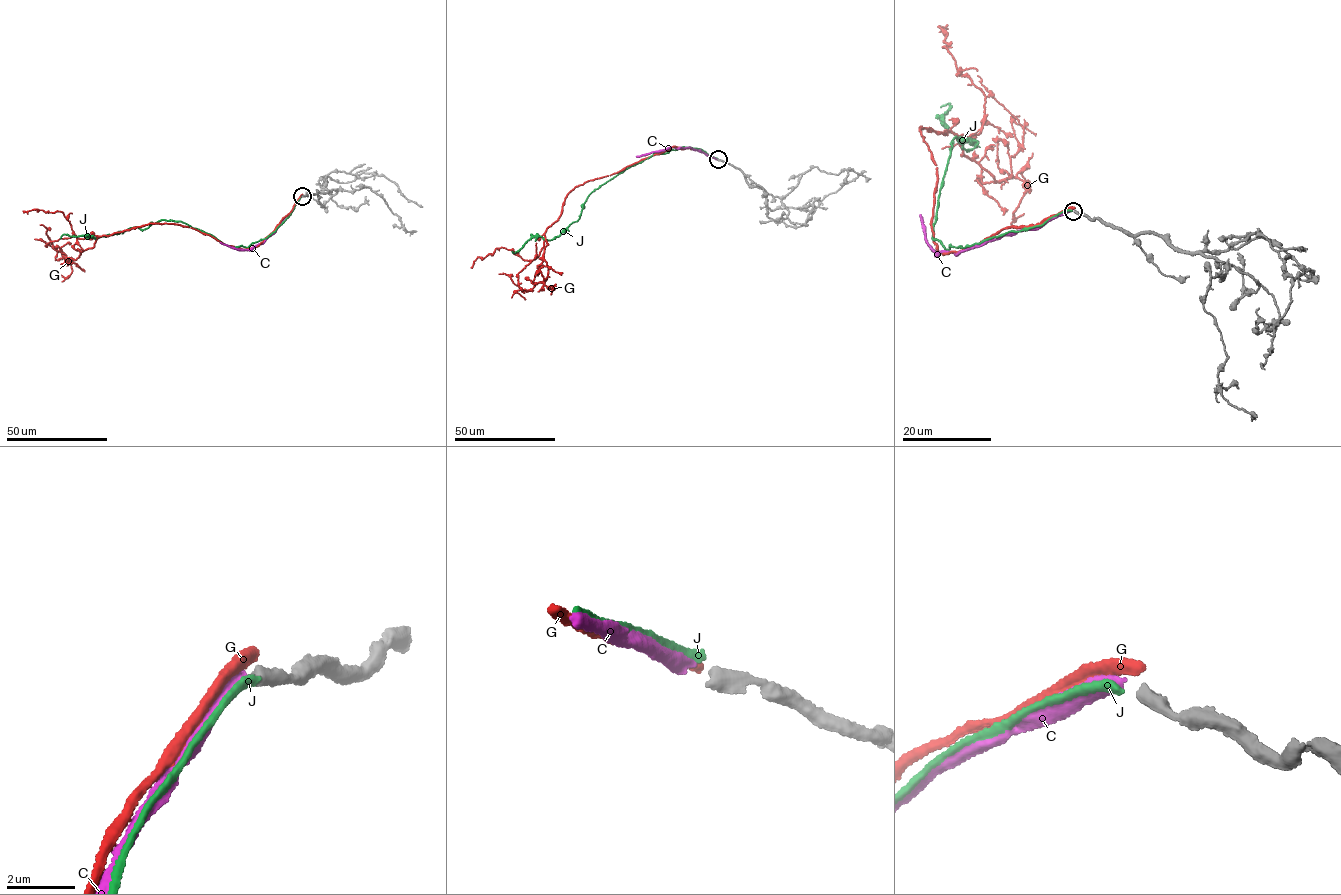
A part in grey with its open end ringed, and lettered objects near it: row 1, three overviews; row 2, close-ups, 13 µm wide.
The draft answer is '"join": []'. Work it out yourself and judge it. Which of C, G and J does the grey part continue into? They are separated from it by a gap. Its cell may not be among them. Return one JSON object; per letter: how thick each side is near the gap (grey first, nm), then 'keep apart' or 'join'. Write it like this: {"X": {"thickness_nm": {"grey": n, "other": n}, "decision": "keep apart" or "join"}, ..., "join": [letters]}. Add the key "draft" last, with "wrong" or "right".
{"C": {"thickness_nm": {"grey": 480, "other": 400}, "decision": "join"}, "G": {"thickness_nm": {"grey": 480, "other": 400}, "decision": "keep apart"}, "J": {"thickness_nm": {"grey": 480, "other": 240}, "decision": "keep apart"}, "join": ["C"], "draft": "wrong"}

